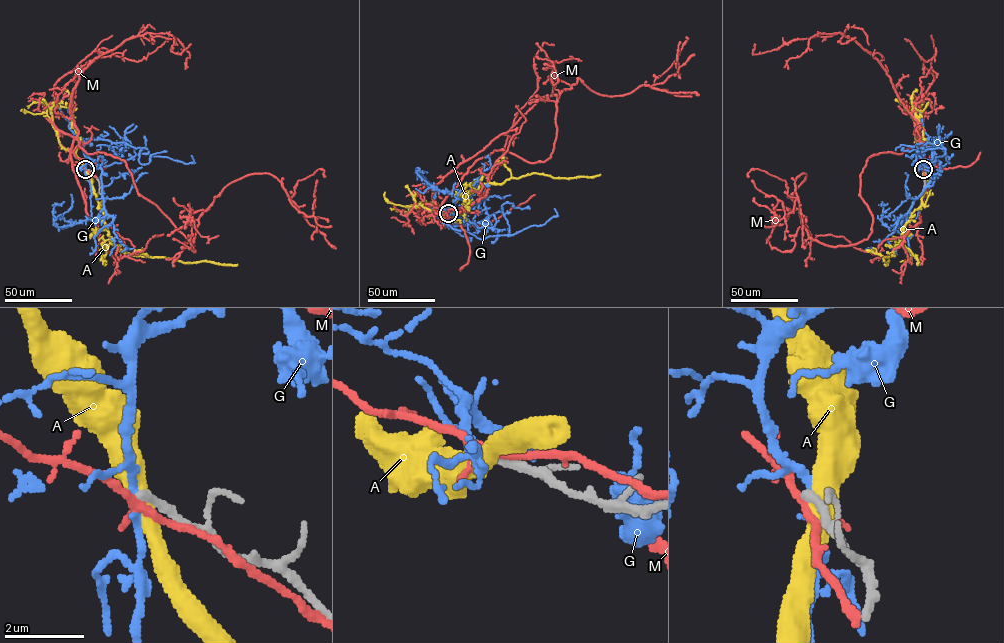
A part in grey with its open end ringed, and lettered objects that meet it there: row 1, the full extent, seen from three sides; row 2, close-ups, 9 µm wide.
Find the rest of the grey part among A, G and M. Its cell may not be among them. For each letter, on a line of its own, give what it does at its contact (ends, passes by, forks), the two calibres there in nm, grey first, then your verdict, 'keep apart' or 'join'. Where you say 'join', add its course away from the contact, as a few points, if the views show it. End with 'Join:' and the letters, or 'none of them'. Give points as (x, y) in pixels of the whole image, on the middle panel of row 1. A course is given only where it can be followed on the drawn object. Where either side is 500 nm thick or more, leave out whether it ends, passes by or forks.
A: it passes by | 240/480 nm | keep apart
G: it forks | 200/180 nm | keep apart
M: it forks | 280/150 nm | keep apart
Join: none of them

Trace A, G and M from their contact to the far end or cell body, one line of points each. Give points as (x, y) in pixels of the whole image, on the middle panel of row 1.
A: (449, 213), (461, 211), (468, 195), (483, 184), (502, 184), (533, 173), (566, 178), (600, 174)
G: (448, 213), (458, 220), (442, 226), (484, 239), (511, 235), (501, 206), (505, 203), (530, 208)
M: (449, 214), (434, 208), (494, 150), (550, 157), (578, 78), (652, 87), (680, 42)

